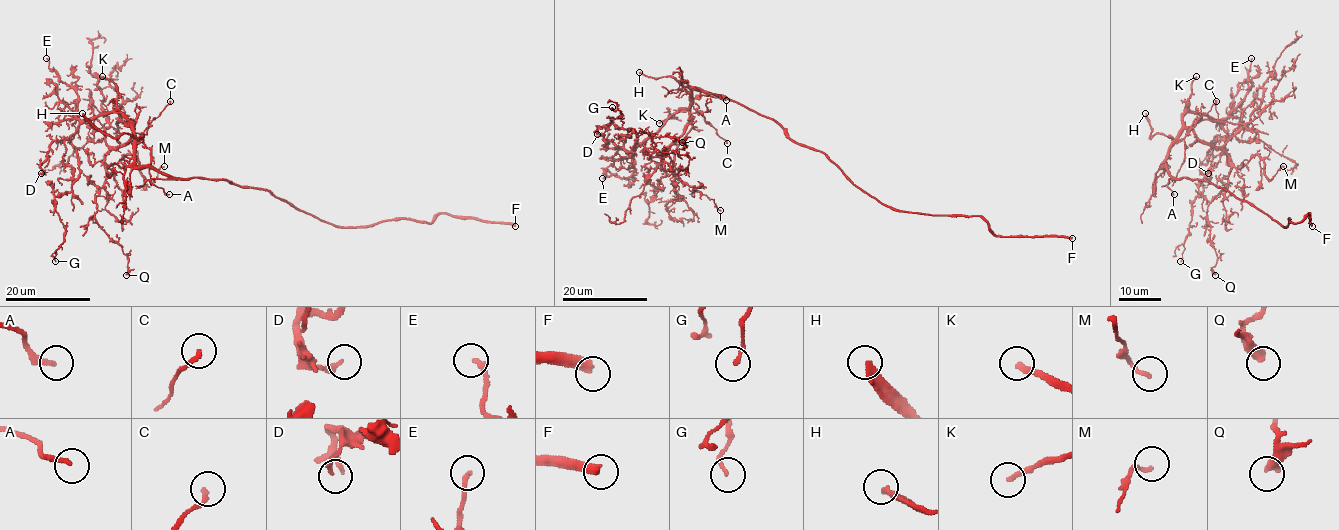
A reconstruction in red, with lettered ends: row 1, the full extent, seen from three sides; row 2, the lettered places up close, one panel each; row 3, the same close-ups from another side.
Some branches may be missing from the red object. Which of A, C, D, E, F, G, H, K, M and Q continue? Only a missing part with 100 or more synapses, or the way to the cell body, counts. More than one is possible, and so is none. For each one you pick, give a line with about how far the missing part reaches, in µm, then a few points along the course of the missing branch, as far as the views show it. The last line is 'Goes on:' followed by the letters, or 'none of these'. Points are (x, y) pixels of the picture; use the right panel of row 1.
F: missing 70 µm
H: missing 10 µm; course (1145, 113), (1127, 81)
Goes on: F, H

